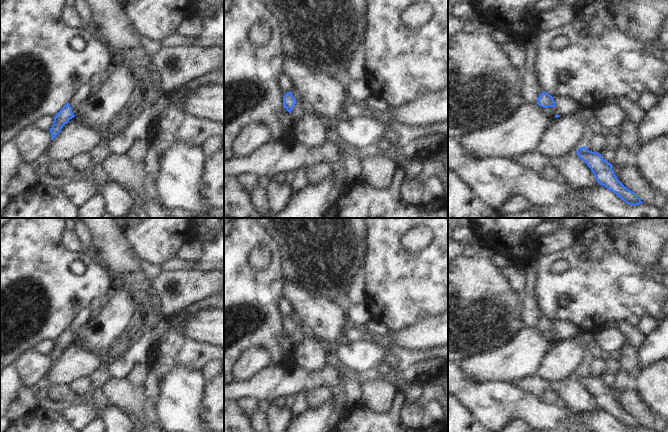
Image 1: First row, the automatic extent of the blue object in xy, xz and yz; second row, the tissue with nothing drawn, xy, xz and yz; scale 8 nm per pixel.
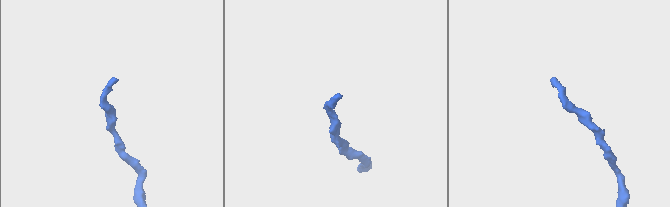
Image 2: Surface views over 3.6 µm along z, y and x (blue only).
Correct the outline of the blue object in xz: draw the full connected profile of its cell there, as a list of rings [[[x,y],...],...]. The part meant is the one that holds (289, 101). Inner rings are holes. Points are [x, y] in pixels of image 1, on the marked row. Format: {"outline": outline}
{"outline": [[[289,91],[287,92],[284,96],[283,96],[283,107],[289,112],[291,113],[294,105],[296,104],[296,100],[292,95],[292,92]]]}

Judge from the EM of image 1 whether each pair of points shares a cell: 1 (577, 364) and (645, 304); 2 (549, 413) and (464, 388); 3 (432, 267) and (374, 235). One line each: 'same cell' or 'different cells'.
1: different cells
2: same cell
3: same cell

